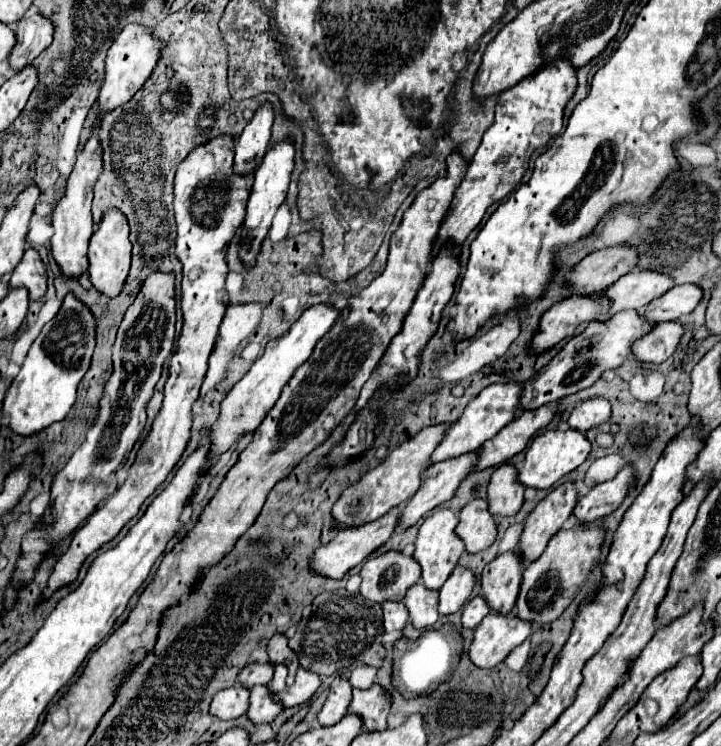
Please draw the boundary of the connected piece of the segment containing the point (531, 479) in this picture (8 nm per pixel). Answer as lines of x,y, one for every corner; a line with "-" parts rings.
567,429
567,431
543,431
541,435
537,435
531,445
527,447
527,455
525,455
525,465
523,469
519,469
519,481
525,487
535,487
535,489
549,489
553,487
561,477
565,477
567,473
571,473
573,469
577,469
589,455
591,451
591,443
589,439
577,431
577,429

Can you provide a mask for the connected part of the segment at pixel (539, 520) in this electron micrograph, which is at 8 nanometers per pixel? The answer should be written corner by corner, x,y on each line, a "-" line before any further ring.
573,481
555,487
525,519
525,529
519,541
519,549
525,561
535,561
551,541
551,537
565,525
577,505
579,493

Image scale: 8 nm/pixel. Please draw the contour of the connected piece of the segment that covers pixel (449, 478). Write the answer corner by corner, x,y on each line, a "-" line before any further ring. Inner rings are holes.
479,449
473,453
465,453
461,457
451,457
449,461
439,461
429,465
423,475
421,489
405,503
401,511
399,529
407,529
415,525
423,515
431,513
437,505
449,501
459,489
461,481
475,469
479,457

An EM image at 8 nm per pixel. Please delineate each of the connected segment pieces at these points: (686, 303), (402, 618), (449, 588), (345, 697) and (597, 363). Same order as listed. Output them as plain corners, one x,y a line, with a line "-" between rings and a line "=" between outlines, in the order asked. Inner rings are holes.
675,285
663,297
645,307
645,317
655,325
663,321
675,321
683,315
689,315
701,299
703,289
699,285
=
387,601
383,603
383,625
385,631
393,631
393,629
405,629
405,625
409,623
409,611
405,609
403,601
=
457,565
445,585
439,589
439,611
441,615
459,611
467,599
471,597
471,591
475,583
479,581
479,575
475,575
473,569
=
339,679
337,685
331,687
329,697
321,709
321,713
317,715
317,721
321,725
335,725
341,717
347,715
349,709
349,697
351,697
351,683
347,679
=
635,309
615,313
607,321
591,321
583,333
567,341
567,345
537,373
537,377
531,377
525,383
521,393
521,409
537,409
545,403
559,401
571,393
591,387
605,371
617,369
625,359
629,359
633,355
633,341
641,339
651,329
653,325
649,325
649,321
645,321
645,317
641,317

